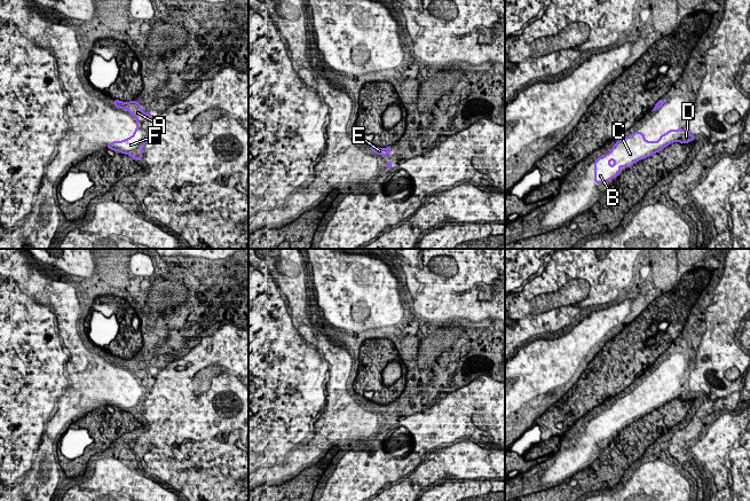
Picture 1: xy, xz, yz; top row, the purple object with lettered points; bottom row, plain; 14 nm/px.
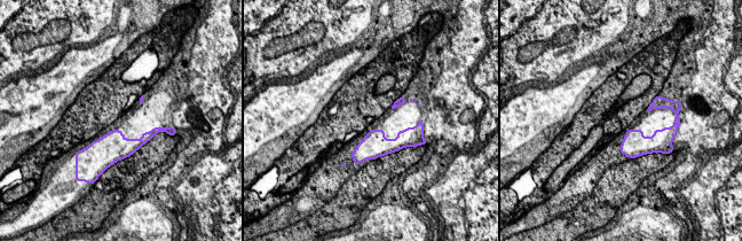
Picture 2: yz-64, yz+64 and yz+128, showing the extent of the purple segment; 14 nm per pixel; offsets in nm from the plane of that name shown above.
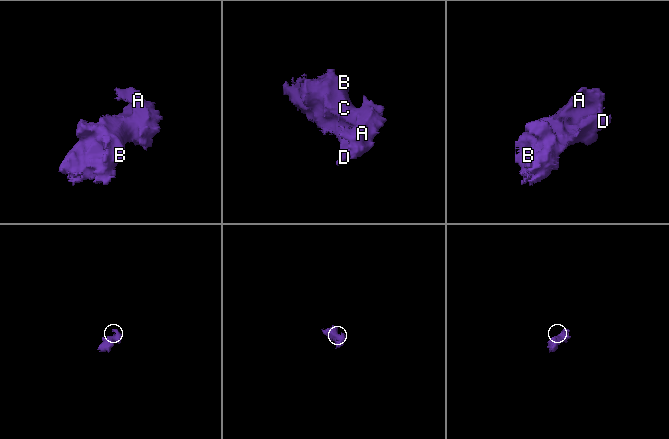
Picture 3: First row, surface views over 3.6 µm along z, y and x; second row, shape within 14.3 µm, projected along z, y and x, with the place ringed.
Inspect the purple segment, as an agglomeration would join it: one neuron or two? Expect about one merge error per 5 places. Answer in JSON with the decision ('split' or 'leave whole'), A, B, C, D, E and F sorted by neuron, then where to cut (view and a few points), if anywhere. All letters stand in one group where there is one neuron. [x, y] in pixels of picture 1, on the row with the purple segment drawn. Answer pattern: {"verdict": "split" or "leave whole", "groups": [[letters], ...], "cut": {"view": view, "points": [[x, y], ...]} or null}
{"verdict": "leave whole", "groups": [["A", "B", "C", "D", "E", "F"]], "cut": null}

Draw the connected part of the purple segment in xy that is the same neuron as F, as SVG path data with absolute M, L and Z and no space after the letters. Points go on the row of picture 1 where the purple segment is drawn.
M113 100L113 107L127 110L131 116L136 117L134 134L123 141L108 143L108 149L131 156L134 161L143 161L142 149L156 125L158 116L147 115L137 101L123 102Z

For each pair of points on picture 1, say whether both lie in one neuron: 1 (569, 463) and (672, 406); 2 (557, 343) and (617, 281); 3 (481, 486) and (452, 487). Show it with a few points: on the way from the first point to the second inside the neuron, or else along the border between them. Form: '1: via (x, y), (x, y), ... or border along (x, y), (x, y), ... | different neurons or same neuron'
1: border along (576, 472), (552, 487) | different neurons
2: border along (561, 328), (552, 330), (546, 325), (535, 335) | different neurons
3: via (474, 487), (459, 487) | same neuron

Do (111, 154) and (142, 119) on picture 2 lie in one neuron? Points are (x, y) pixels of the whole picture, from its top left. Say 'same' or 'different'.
same

